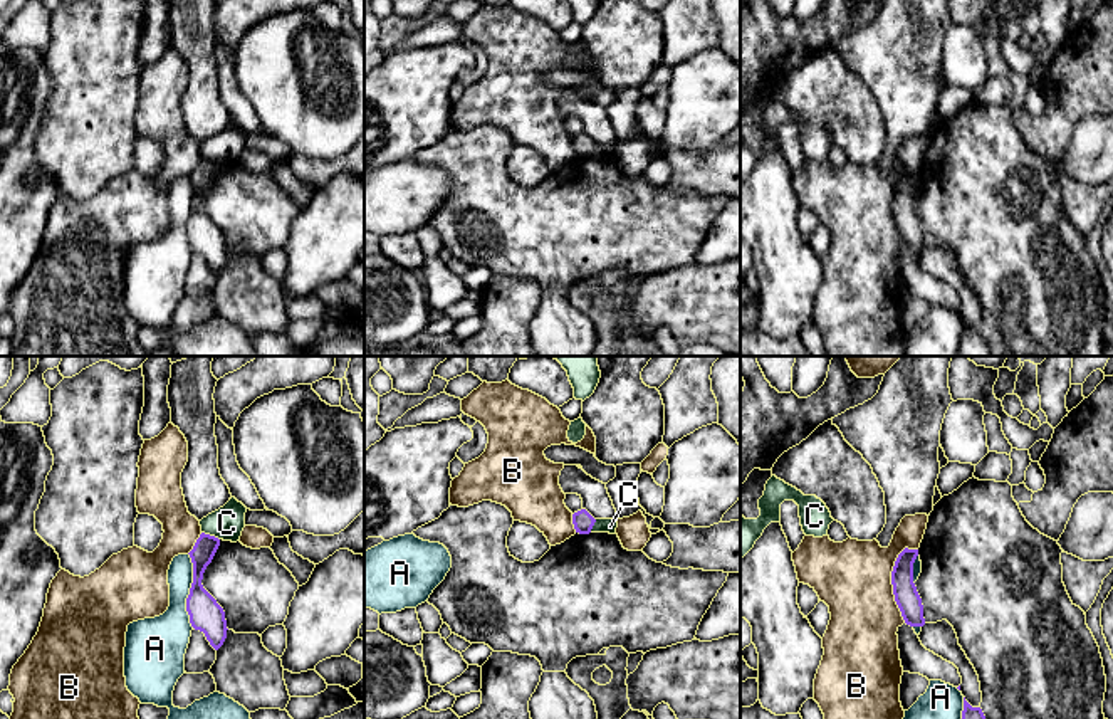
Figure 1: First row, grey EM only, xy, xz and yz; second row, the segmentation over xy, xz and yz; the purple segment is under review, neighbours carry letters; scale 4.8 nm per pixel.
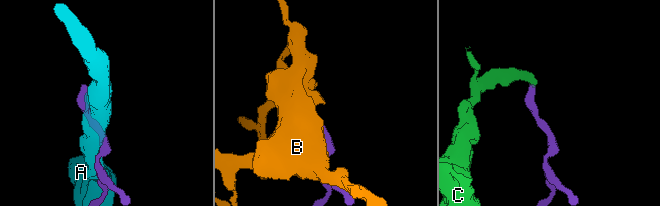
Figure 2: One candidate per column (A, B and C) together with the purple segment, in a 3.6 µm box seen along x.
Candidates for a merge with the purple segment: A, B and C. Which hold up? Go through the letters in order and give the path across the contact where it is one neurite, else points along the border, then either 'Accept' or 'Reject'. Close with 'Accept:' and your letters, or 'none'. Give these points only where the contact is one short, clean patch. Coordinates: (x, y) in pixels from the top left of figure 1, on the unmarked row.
A: Reject
B: Reject
C: Boundary: xy (202, 155), (219, 163). Reject
Accept: none

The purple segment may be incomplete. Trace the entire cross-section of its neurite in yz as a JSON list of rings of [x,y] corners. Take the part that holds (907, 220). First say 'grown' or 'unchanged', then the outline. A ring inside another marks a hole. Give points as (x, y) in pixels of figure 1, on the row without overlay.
unchanged | [[[905,171],[898,178],[891,195],[895,225],[901,235],[905,247],[910,250],[925,249],[922,222],[913,207],[913,186],[917,180],[918,173]]]

